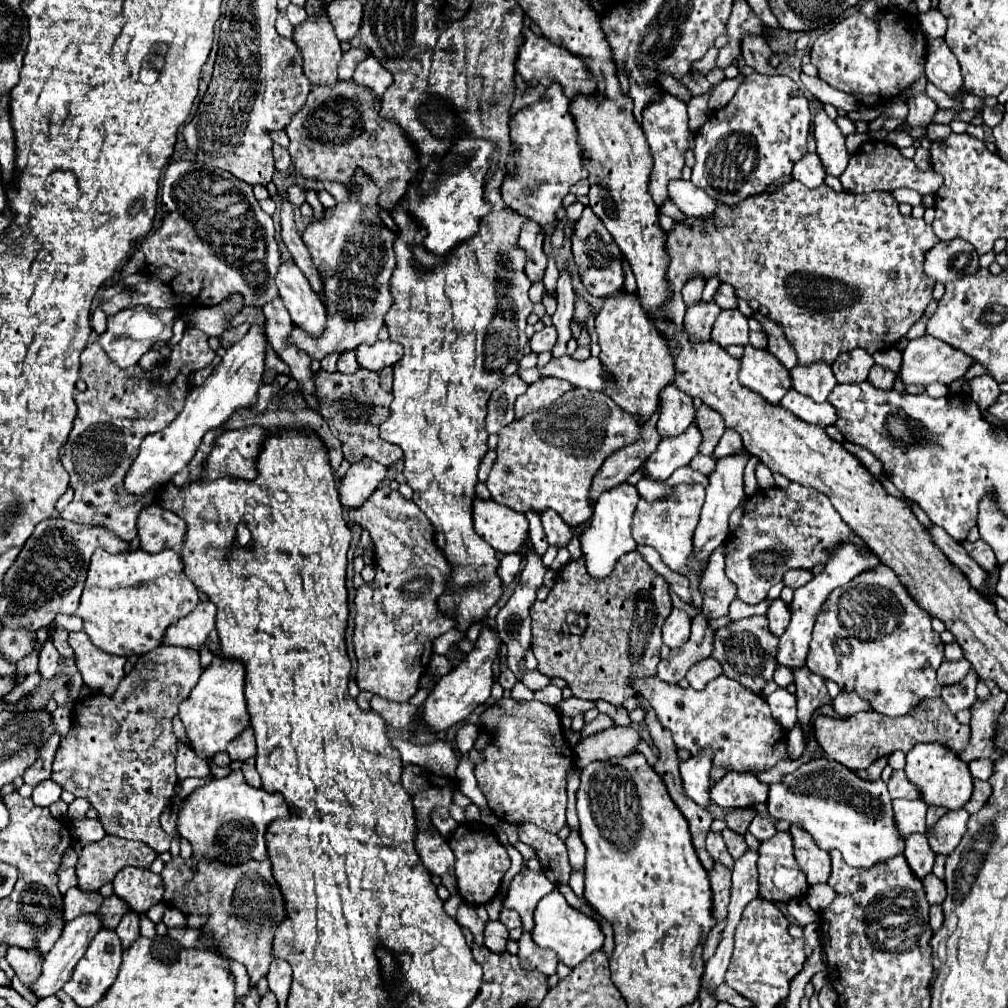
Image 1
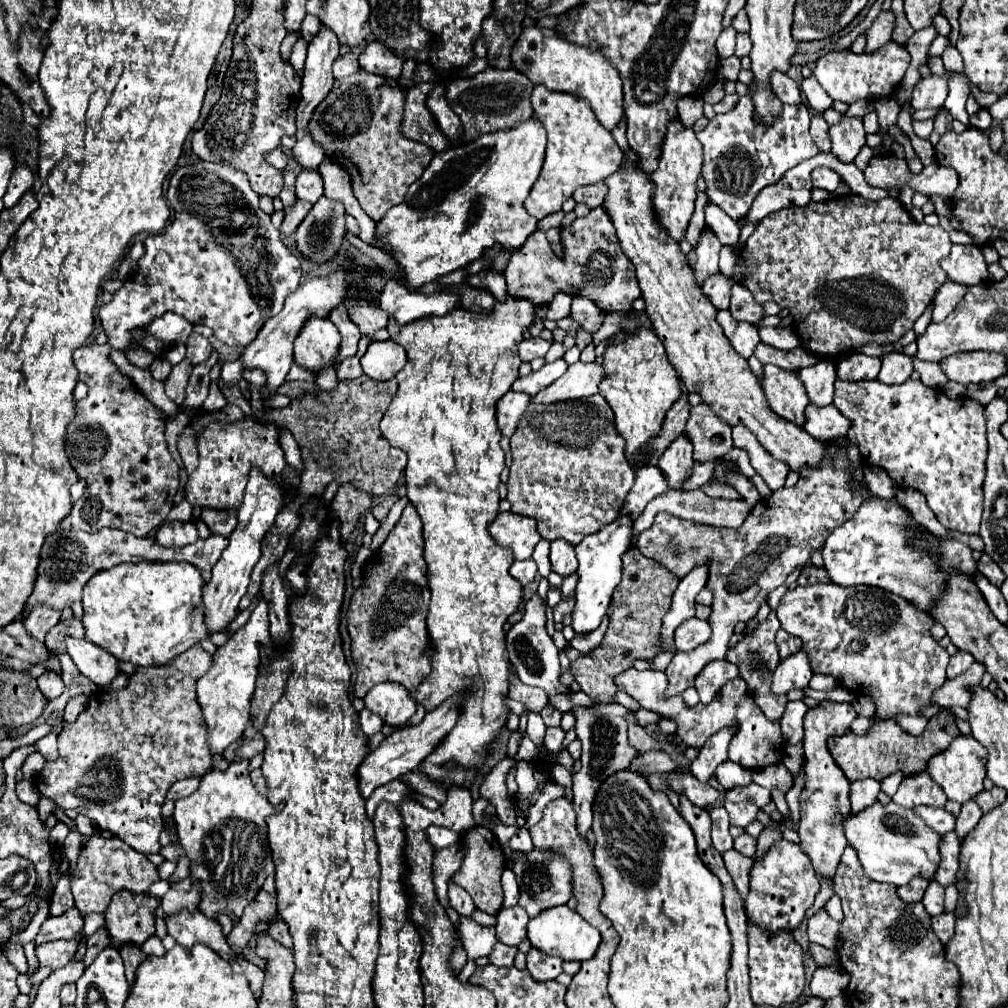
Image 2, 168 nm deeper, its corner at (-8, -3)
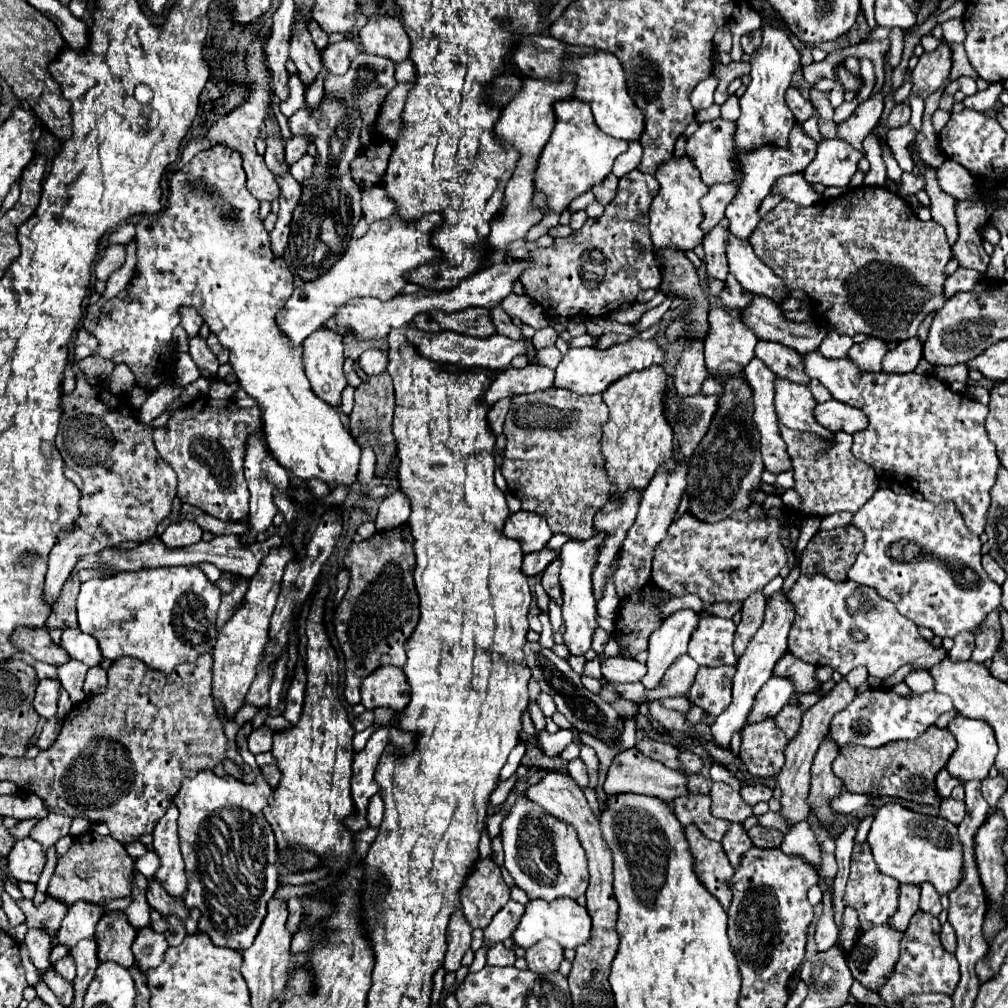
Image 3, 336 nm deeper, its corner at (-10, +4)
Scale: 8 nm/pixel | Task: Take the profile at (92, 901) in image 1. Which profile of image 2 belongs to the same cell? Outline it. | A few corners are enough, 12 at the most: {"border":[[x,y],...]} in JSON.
{"border":[[74,907],[48,917],[34,943],[74,939],[84,917]]}

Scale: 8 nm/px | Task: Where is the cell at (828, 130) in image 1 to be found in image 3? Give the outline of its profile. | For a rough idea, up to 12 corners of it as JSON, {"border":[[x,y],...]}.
{"border":[[878,92],[838,124],[838,140],[863,152],[884,100]]}

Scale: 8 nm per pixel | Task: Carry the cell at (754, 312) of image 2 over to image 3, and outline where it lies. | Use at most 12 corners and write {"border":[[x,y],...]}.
{"border":[[752,294],[740,320],[760,338],[814,352],[826,330],[790,322],[780,306]]}

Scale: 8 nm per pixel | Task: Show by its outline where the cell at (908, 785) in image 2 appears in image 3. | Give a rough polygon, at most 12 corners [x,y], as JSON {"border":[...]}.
{"border":[[944,768],[936,776],[936,792],[950,798],[960,780],[952,778]]}

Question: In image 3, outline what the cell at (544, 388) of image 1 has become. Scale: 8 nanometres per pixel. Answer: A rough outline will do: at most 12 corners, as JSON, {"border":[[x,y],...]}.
{"border":[[654,340],[570,348],[554,386],[604,392],[632,370],[662,364]]}

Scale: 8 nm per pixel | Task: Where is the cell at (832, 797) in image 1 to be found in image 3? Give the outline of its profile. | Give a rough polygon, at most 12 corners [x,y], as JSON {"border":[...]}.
{"border":[[888,802],[868,844],[880,872],[946,894],[962,878],[958,830]]}

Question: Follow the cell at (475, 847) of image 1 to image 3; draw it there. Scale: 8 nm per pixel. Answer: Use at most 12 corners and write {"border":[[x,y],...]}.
{"border":[[492,858],[474,862],[460,902],[472,928],[486,928],[510,900]]}

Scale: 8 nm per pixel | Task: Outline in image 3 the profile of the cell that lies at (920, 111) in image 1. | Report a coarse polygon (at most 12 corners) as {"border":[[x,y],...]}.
{"border":[[950,46],[924,52],[912,70],[912,94],[926,100],[950,78]]}

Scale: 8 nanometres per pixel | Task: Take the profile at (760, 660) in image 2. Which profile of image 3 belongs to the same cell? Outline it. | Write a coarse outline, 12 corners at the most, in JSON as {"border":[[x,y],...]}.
{"border":[[786,704],[774,716],[784,734],[796,736],[802,720],[802,708],[798,704]]}

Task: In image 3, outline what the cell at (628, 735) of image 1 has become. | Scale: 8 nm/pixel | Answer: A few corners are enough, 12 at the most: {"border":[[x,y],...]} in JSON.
{"border":[[682,750],[678,760],[688,772],[700,772],[702,760],[690,750]]}

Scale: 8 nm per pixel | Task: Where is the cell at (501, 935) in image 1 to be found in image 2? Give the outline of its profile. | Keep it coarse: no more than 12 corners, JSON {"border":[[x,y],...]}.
{"border":[[496,943],[488,955],[496,967],[512,967],[516,947]]}

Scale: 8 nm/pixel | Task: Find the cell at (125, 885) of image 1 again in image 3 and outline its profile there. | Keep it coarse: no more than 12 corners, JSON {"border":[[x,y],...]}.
{"border":[[108,912],[96,926],[100,960],[124,968],[134,962],[138,928],[124,912]]}

